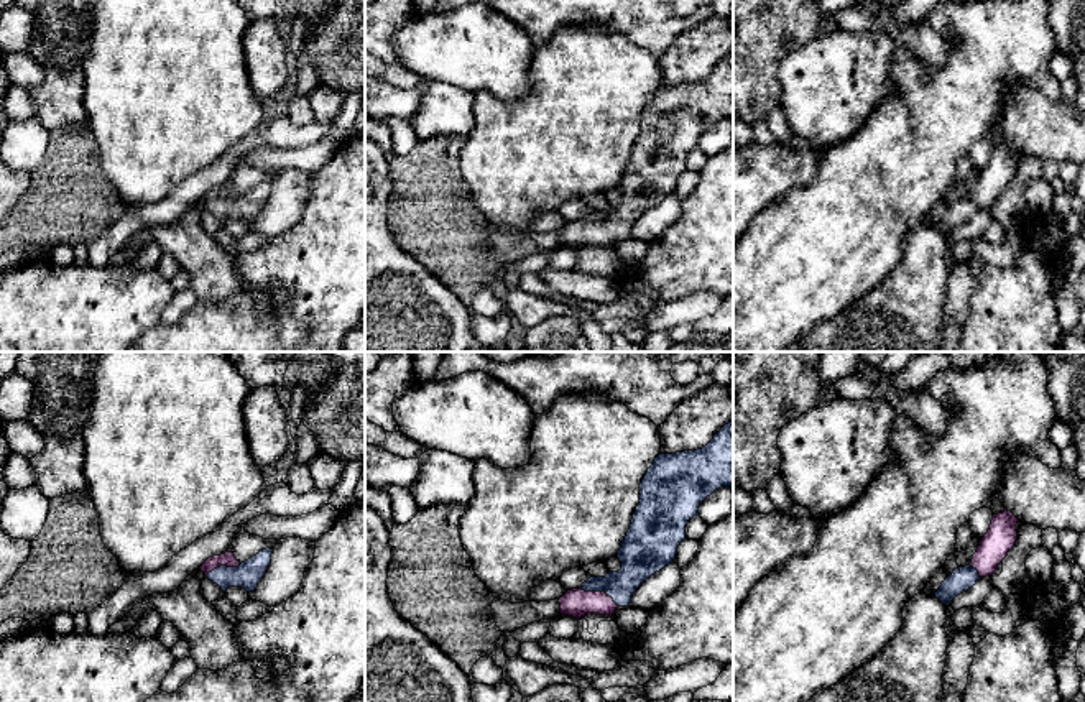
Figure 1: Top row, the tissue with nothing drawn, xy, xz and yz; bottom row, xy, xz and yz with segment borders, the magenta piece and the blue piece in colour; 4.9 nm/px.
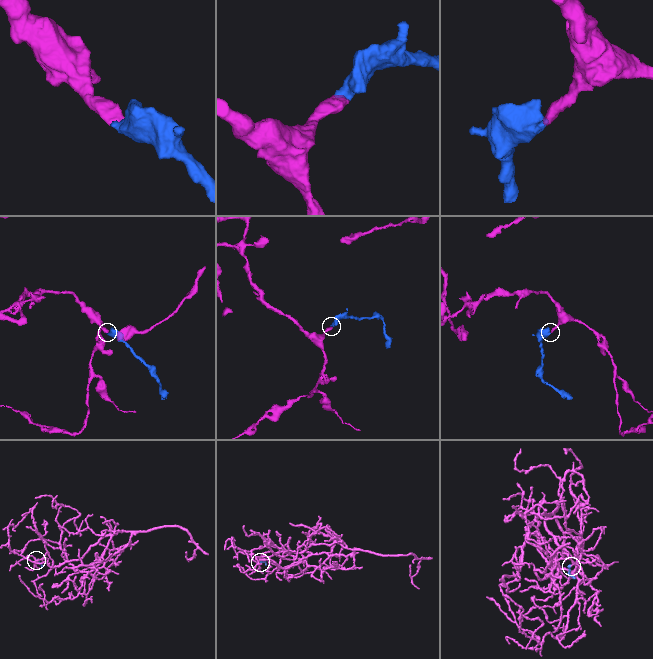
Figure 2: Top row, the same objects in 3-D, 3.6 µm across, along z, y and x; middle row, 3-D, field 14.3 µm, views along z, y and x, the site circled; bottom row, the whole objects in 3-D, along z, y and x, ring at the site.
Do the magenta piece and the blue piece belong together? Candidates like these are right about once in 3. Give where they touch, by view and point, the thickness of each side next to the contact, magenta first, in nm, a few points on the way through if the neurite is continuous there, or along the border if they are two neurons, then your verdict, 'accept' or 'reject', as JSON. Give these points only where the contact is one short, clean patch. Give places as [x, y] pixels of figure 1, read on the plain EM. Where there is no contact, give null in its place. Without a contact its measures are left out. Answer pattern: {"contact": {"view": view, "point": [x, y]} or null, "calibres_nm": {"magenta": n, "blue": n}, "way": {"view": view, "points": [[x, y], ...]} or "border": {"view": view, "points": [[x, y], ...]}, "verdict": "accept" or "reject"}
{"contact": {"view": "xz", "point": [600, 224]}, "calibres_nm": {"magenta": 140, "blue": 190}, "way": {"view": "xz", "points": [[576, 234], [600, 224], [609, 224], [640, 191]]}, "verdict": "accept"}

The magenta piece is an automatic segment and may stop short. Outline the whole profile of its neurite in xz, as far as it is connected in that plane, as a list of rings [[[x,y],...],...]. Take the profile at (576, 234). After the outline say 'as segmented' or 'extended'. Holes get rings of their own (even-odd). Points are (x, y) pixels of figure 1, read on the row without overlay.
[[[733,53],[725,56],[713,71],[702,81],[676,85],[659,85],[639,115],[639,135],[633,146],[630,161],[621,174],[616,189],[621,194],[618,204],[605,209],[590,209],[580,220],[567,222],[561,230],[561,247],[580,250],[589,245],[615,247],[618,238],[630,238],[636,220],[651,207],[669,196],[674,196],[677,179],[686,171],[686,156],[699,146],[700,135],[720,118],[733,118]]] | extended

